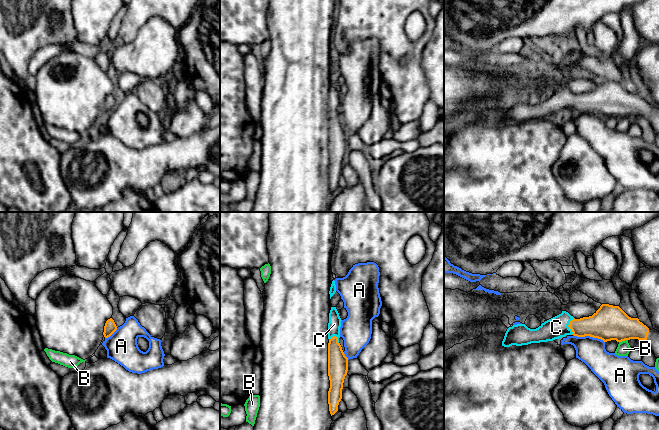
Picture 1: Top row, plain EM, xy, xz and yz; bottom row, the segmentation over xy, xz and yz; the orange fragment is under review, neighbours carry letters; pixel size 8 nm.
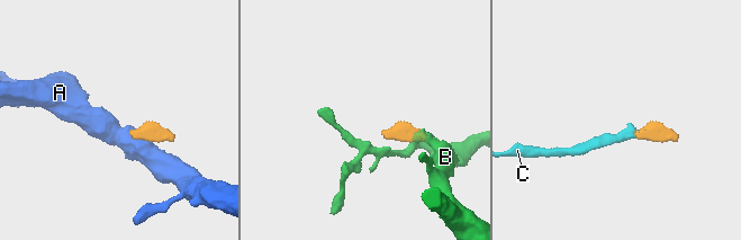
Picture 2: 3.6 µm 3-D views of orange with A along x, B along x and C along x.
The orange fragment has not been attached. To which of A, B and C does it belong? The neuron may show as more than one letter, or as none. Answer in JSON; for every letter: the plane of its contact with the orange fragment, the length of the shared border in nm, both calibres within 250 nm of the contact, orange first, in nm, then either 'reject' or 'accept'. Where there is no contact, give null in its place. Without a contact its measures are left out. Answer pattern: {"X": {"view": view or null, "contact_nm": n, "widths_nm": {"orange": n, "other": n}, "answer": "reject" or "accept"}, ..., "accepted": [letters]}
{"A": {"view": "yz", "contact_nm": 260, "widths_nm": {"orange": 280, "other": 220}, "answer": "reject"}, "B": {"view": "yz", "contact_nm": 80, "widths_nm": {"orange": 280, "other": 110}, "answer": "reject"}, "C": {"view": "yz", "contact_nm": 140, "widths_nm": {"orange": 200, "other": 170}, "answer": "accept"}, "accepted": ["C"]}

